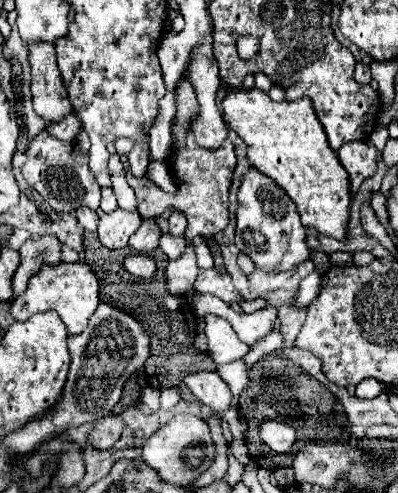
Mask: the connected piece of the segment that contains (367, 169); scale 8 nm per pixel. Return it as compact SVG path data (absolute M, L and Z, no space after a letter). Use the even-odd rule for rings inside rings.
M370 140L346 142L346 146L338 150L340 164L350 176L350 194L356 194L362 180L370 178L376 172L376 156L378 150Z

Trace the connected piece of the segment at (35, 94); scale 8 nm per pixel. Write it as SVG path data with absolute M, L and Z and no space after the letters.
M32 44L30 46L30 66L32 66L32 100L34 110L46 122L58 122L66 114L74 112L56 66L56 50L52 44Z

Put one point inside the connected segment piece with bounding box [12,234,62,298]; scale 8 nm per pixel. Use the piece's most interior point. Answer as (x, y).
(37, 251)

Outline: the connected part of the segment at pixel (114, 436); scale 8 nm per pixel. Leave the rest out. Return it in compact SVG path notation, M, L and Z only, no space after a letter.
M106 416L106 418L98 420L94 432L90 434L90 442L92 442L96 448L100 448L100 450L110 448L110 446L120 438L122 426L124 426L122 420L114 418L114 416Z

